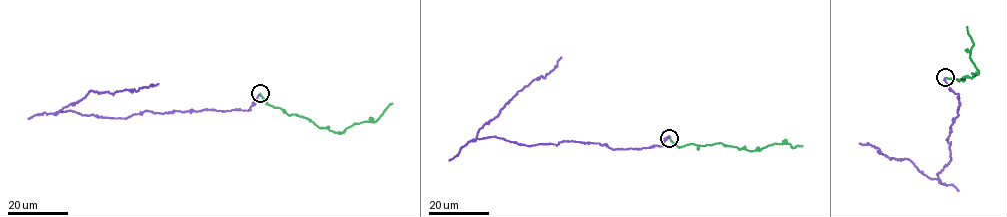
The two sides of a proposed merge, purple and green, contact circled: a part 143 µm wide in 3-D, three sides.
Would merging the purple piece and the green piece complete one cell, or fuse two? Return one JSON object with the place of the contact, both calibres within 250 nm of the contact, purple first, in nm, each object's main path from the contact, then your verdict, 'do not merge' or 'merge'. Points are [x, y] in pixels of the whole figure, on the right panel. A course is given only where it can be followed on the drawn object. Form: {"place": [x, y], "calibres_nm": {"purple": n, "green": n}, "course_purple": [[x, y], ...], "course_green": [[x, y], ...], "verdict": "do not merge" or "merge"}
{"place": [945, 77], "calibres_nm": {"purple": 190, "green": 160}, "course_purple": [[945, 78], [960, 104], [946, 140], [951, 159], [938, 178], [929, 178], [910, 160], [890, 159], [859, 142]], "course_green": [[945, 77], [963, 81], [963, 76], [971, 78], [978, 73], [970, 57], [973, 44], [966, 26]], "verdict": "merge"}

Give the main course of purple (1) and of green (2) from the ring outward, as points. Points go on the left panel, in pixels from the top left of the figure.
1: (260, 93), (250, 110), (146, 110), (125, 118), (60, 111), (89, 91), (137, 91), (158, 83)
2: (260, 93), (267, 104), (335, 132), (342, 132), (360, 122), (375, 121), (393, 103)

